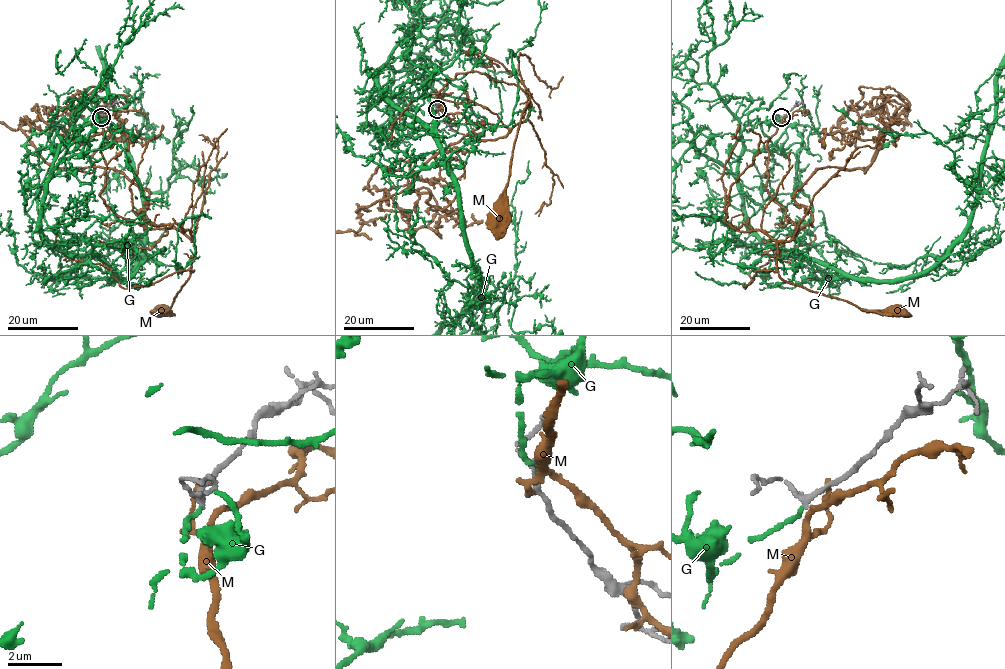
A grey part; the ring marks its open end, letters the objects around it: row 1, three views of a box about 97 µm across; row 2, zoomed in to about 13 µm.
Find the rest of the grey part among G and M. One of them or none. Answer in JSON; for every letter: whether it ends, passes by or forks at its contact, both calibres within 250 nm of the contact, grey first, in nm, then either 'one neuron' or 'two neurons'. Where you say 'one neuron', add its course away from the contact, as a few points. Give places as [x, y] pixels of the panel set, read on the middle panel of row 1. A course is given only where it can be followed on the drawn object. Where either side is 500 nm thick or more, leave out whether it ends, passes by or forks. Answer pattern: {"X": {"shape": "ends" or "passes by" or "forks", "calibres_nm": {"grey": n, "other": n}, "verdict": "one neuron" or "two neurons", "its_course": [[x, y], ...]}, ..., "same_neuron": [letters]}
{"G": {"shape": "ends", "calibres_nm": {"grey": 200, "other": 130}, "verdict": "one neuron", "its_course": [[437, 109], [442, 83], [377, 73], [440, 151], [478, 274], [480, 302]]}, "M": {"shape": "ends", "calibres_nm": {"grey": 200, "other": 180}, "verdict": "two neurons"}, "same_neuron": ["G"]}

